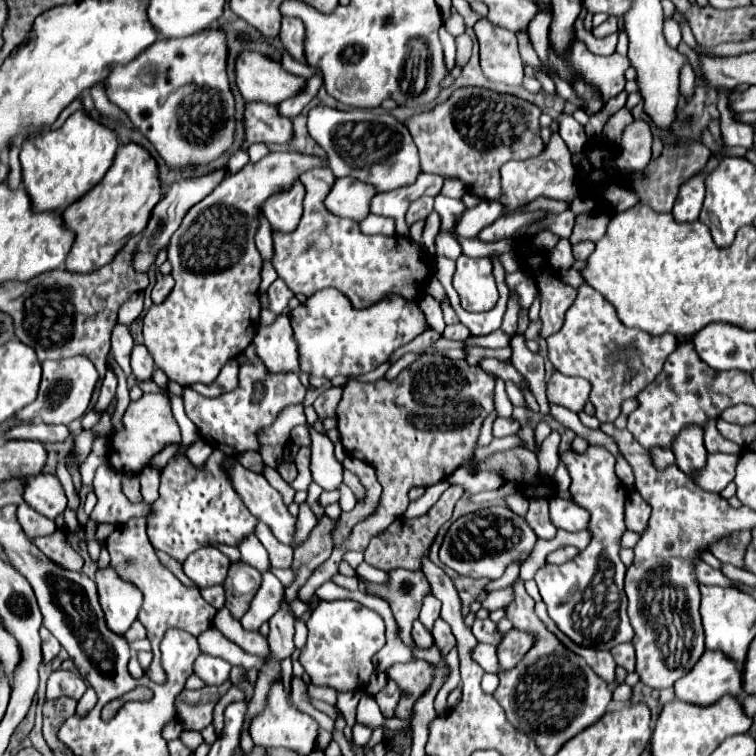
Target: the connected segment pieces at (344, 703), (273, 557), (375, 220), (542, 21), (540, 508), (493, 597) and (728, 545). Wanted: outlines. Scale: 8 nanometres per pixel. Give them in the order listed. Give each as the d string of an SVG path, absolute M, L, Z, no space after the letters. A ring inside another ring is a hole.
M354 690L353 692L346 693L339 692L338 694L337 707L343 711L347 726L353 728L356 724L357 704L364 694L364 690Z
M263 522L257 524L255 536L265 546L265 550L269 554L269 562L273 568L291 568L291 562L293 562L293 548L291 546L279 544L277 538L271 534L270 528L265 526Z
M369 214L363 222L361 222L361 230L365 234L395 234L395 222L391 222L391 218L379 218L377 214Z
M539 10L533 20L529 22L529 38L533 42L533 48L543 64L548 62L548 36L549 24L551 24L551 12Z
M531 498L529 500L529 512L527 512L525 520L535 530L535 534L543 540L551 540L557 532L557 528L549 520L547 498Z
M509 585L506 588L490 592L481 606L488 611L495 611L512 602L513 598L513 588L512 585Z
M735 532L733 536L713 544L711 554L719 558L723 564L733 564L737 568L743 568L743 550L747 550L747 542L751 540L749 532Z

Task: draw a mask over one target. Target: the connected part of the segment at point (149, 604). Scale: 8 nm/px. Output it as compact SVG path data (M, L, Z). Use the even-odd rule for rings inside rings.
M131 518L129 522L117 526L115 532L105 540L105 546L111 554L111 566L117 570L117 574L127 582L137 584L139 590L143 592L143 606L139 610L139 622L147 628L147 638L151 640L151 646L153 646L153 662L145 670L145 674L153 682L163 684L165 672L159 664L159 642L161 642L163 634L169 628L181 628L185 632L191 632L193 636L199 636L203 630L207 630L211 626L217 610L201 598L197 588L183 586L173 576L173 572L161 564L161 560L155 554L155 548L151 546L151 542L145 534L143 518Z

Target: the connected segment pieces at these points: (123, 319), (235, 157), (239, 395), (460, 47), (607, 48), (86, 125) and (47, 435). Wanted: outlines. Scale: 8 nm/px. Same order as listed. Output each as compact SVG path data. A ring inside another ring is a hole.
M144 292L133 293L118 311L118 322L130 326L143 312Z
M243 150L233 153L228 161L228 171L234 174L241 170L249 162L248 154Z
M253 344L243 354L247 356L247 364L243 364L239 370L237 390L216 398L207 398L191 388L183 388L185 414L197 426L201 438L213 448L223 450L227 456L237 456L245 450L257 450L257 428L271 424L279 410L287 408L289 404L303 404L305 398L305 388L299 382L297 374L271 374L267 366L255 358Z
M461 34L459 38L457 38L457 64L461 64L461 66L465 66L467 64L467 60L469 60L469 56L471 56L471 38L469 36L465 36L465 34Z
M579 18L575 20L575 34L579 40L583 40L587 44L587 48L593 54L601 54L601 56L609 56L615 52L615 44L617 44L617 32L607 36L607 38L595 38L589 30L585 30L583 21Z
M85 112L71 114L59 130L47 130L43 136L27 138L21 146L23 186L35 212L63 212L101 182L117 152L117 138L111 130L91 120Z
M31 422L31 424L19 424L15 428L11 428L5 438L17 440L37 440L37 442L65 442L69 436L69 428L67 426L49 426L43 422Z

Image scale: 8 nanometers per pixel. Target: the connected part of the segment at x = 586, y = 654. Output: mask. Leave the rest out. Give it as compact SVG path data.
M537 602L537 604L535 604L535 612L537 612L539 618L545 622L545 626L547 626L569 650L573 650L575 654L581 654L581 656L585 658L585 662L587 662L603 680L607 680L609 684L613 682L613 678L615 678L615 662L613 662L613 656L611 656L609 650L591 650L591 648L577 646L577 644L575 644L573 640L569 640L569 638L557 628L557 624L549 618L543 602Z

